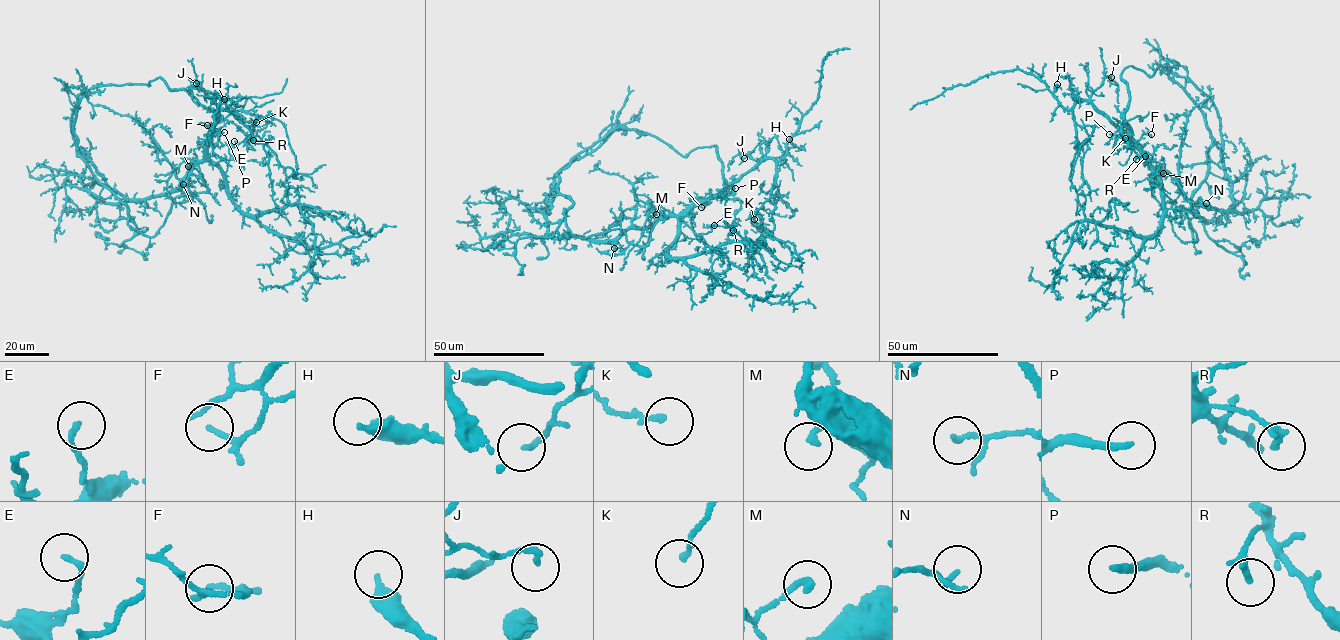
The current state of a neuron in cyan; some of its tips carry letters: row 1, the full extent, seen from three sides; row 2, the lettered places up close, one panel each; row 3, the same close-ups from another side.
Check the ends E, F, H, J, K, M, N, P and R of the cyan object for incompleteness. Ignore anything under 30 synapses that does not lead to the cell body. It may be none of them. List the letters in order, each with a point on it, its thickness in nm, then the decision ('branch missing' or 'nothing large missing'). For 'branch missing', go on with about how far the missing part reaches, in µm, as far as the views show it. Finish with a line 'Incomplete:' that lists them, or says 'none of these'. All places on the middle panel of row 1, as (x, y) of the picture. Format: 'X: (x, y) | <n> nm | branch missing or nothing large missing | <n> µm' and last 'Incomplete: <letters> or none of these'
E: (714, 225) | 160 nm | nothing large missing
F: (701, 207) | 150 nm | nothing large missing
H: (789, 139) | 400 nm | nothing large missing
J: (744, 158) | 150 nm | nothing large missing
K: (754, 219) | 170 nm | nothing large missing
M: (656, 214) | 200 nm | nothing large missing
N: (614, 248) | 150 nm | nothing large missing
P: (735, 188) | 240 nm | branch missing | 10 µm
R: (733, 230) | 240 nm | nothing large missing
Incomplete: P

